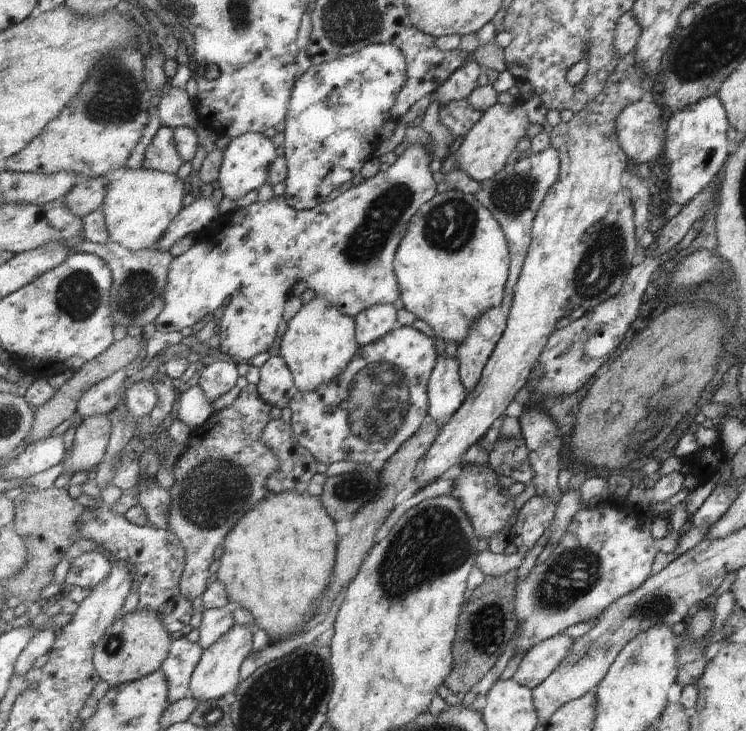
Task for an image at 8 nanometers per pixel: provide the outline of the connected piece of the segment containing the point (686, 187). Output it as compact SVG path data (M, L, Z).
M709 95L692 105L668 115L668 140L666 142L669 170L665 177L669 181L669 203L692 202L698 192L711 182L715 172L727 158L727 120L723 103L715 95Z

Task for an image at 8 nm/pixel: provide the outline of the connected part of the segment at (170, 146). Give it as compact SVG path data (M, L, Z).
M161 124L144 152L143 168L175 174L183 162L176 147L175 129Z

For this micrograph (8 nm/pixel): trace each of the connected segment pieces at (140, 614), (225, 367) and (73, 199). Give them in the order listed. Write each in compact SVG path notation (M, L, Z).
M137 607L133 612L119 616L118 621L105 631L94 652L94 663L100 677L114 687L153 674L167 660L174 636L153 611Z
M233 360L216 361L212 365L204 367L200 374L199 386L205 391L209 402L219 400L223 394L233 390L237 386L239 364Z
M106 177L83 179L64 196L69 210L80 217L95 212L103 204L109 182Z

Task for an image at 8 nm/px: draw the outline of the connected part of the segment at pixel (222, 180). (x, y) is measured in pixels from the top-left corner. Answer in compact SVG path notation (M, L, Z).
M248 132L235 137L224 150L225 156L220 170L218 183L223 196L231 200L237 200L245 196L247 192L258 189L268 180L268 170L272 162L276 161L277 152L273 142L261 133Z

